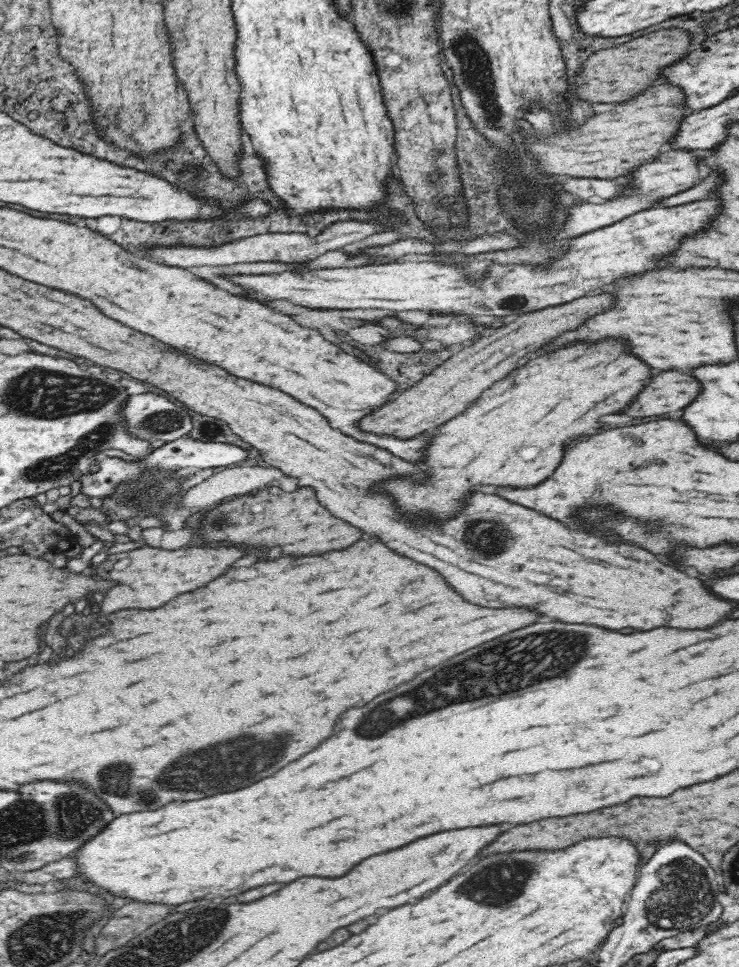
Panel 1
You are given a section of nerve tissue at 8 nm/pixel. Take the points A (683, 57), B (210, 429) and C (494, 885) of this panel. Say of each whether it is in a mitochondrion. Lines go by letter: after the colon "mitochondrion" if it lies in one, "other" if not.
A: other
B: mitochondrion
C: mitochondrion

